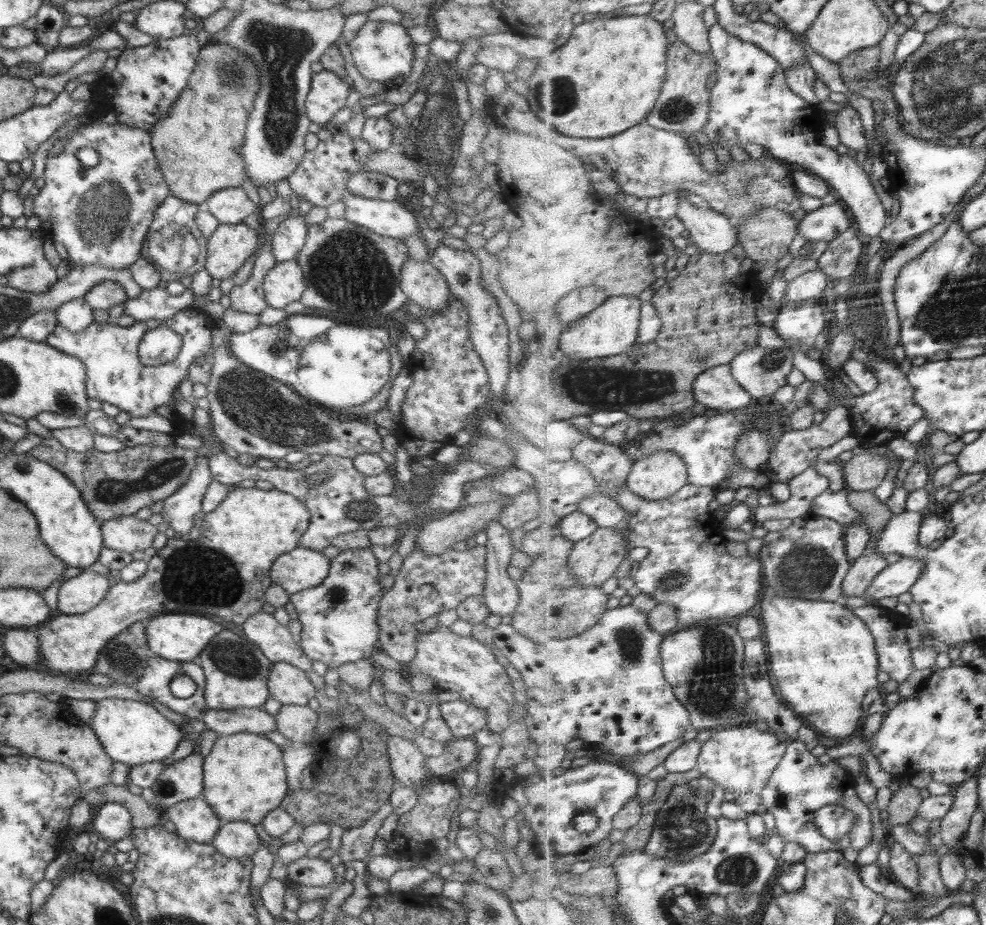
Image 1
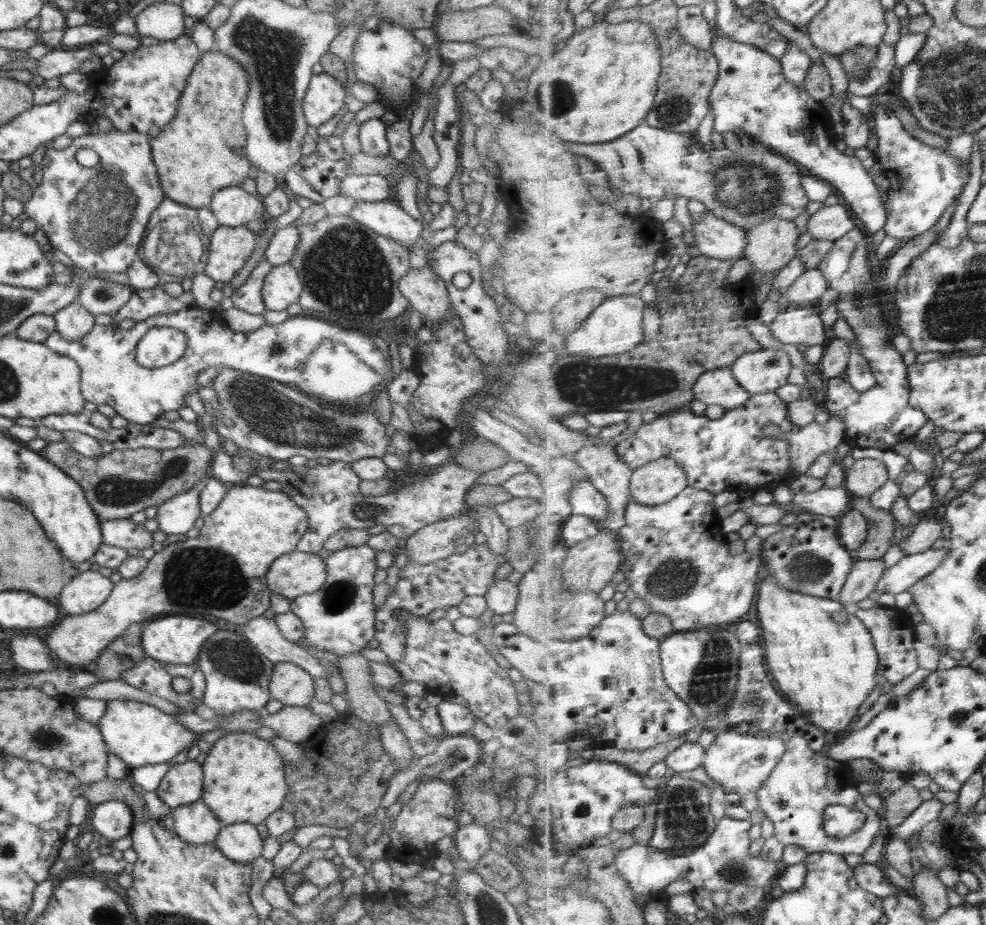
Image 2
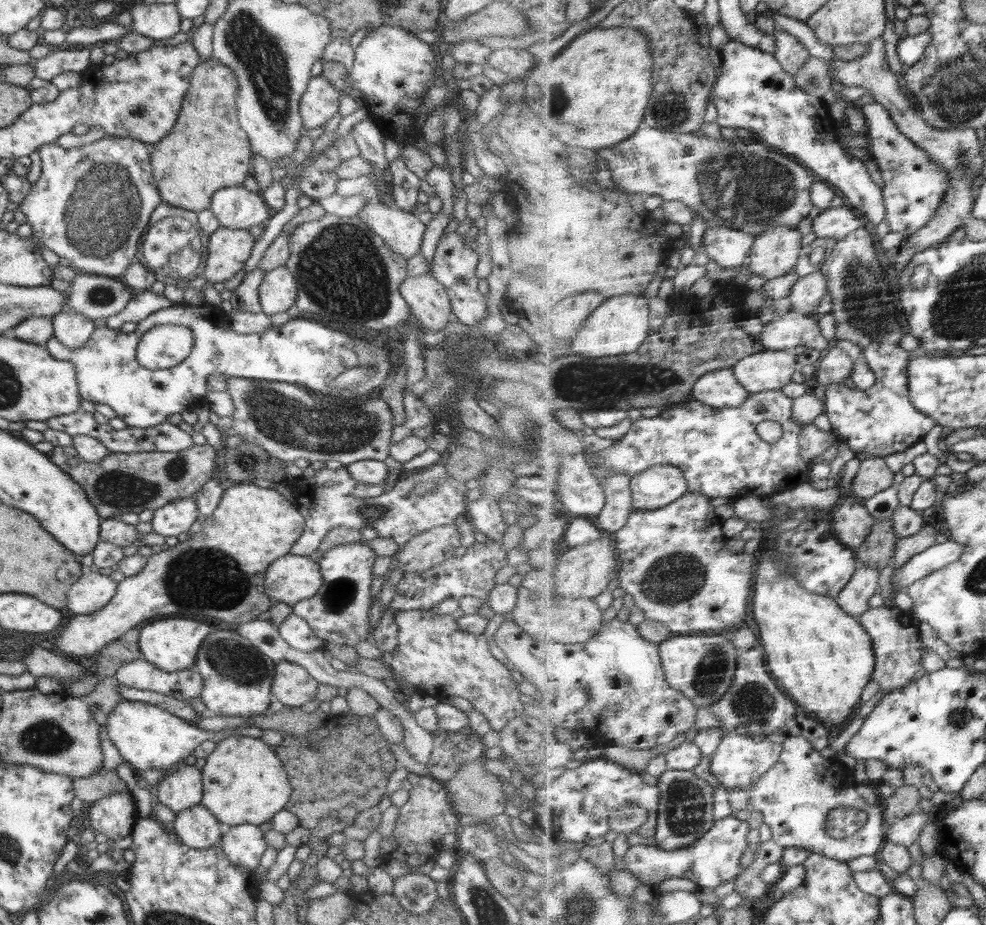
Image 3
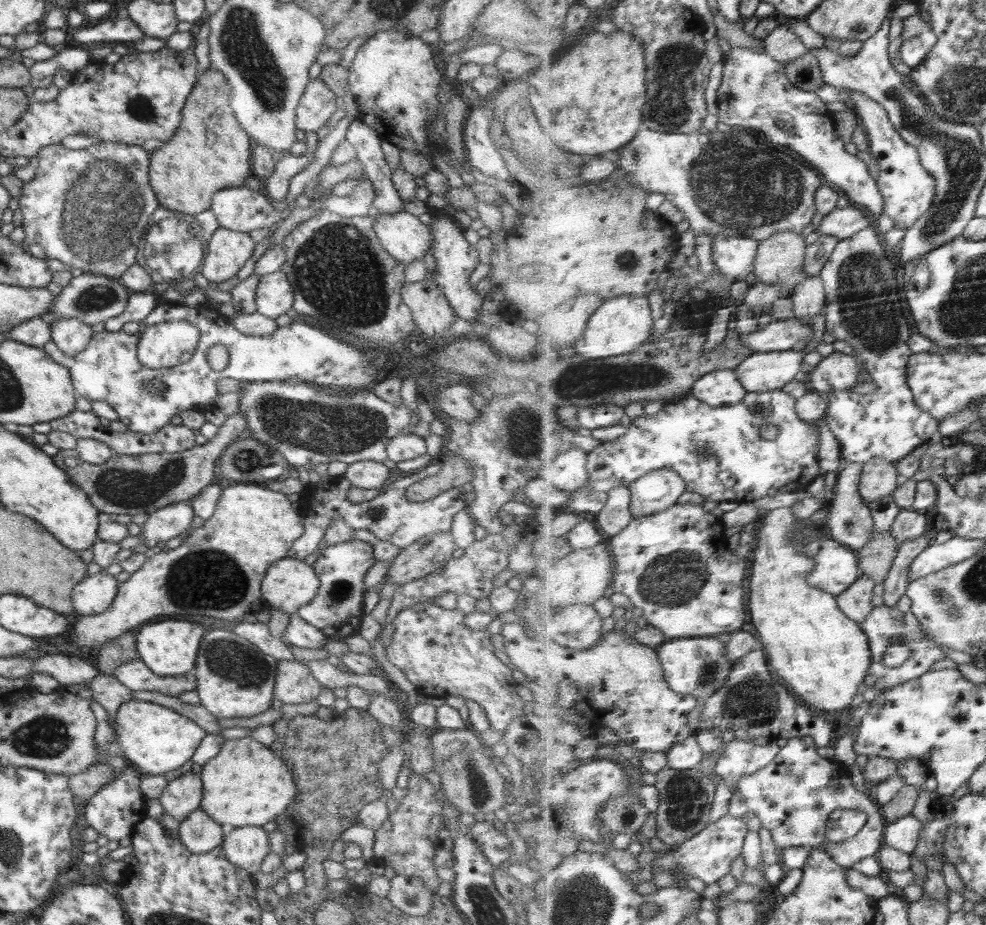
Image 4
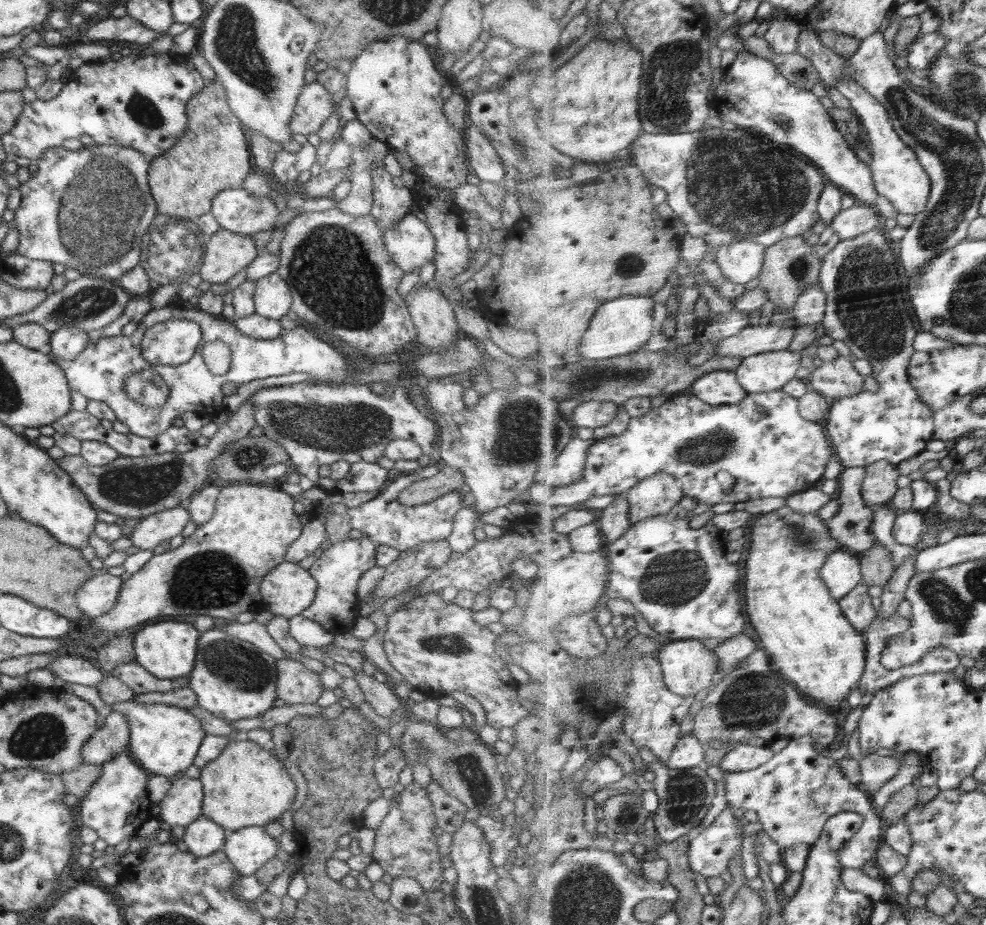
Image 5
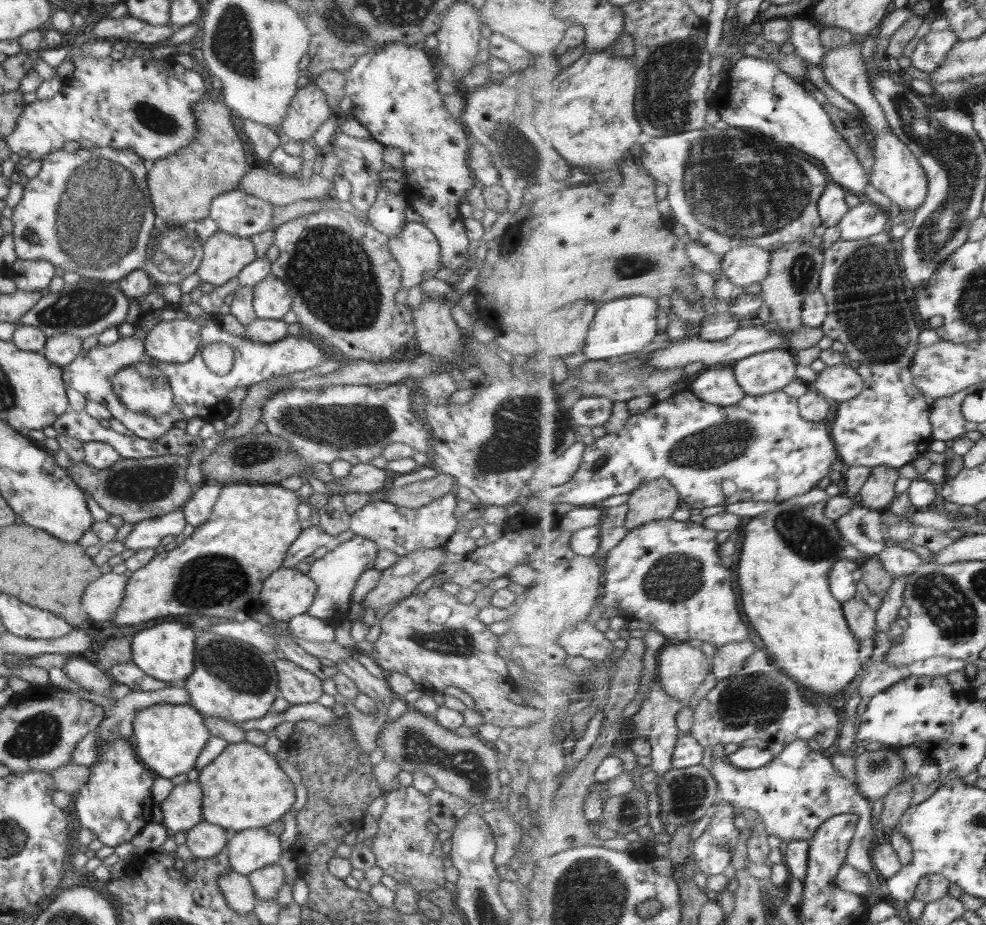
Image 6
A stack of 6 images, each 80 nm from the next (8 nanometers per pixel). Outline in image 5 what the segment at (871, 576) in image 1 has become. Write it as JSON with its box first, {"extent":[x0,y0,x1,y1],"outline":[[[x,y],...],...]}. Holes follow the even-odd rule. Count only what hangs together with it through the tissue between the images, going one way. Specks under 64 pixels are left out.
{"extent":[839,582,879,634],"outline":[[[866,582],[860,583],[848,596],[839,599],[844,613],[854,623],[856,630],[866,634],[870,626],[876,622],[879,610],[872,604],[870,585]]]}

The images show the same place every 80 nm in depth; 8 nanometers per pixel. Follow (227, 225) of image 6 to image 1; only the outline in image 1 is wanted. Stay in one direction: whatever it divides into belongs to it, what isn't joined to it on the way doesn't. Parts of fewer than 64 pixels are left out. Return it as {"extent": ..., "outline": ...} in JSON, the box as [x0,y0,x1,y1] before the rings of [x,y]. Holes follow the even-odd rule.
{"extent":[204,187,259,225],"outline":[[[242,187],[218,189],[204,203],[210,214],[221,223],[229,225],[242,223],[244,218],[257,212],[259,207],[246,195]]]}

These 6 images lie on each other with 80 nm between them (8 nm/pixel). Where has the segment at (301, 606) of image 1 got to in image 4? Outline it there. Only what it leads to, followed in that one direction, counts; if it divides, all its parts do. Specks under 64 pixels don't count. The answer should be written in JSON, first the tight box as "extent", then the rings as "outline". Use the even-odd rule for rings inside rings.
{"extent":[297,539,376,641],"outline":[[[353,539],[341,544],[330,545],[320,551],[320,556],[312,565],[319,578],[320,586],[312,602],[304,604],[297,612],[300,619],[318,628],[328,639],[342,641],[347,636],[359,634],[364,617],[364,577],[376,561],[372,546],[362,540]]]}

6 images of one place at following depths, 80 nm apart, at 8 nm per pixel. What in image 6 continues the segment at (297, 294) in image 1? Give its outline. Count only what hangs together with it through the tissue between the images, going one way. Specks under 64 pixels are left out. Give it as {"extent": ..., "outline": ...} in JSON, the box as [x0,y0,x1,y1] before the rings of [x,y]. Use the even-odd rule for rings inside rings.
{"extent":[253,274,292,320],"outline":[[[274,274],[253,286],[253,309],[258,318],[282,320],[290,312],[292,301],[287,286]]]}

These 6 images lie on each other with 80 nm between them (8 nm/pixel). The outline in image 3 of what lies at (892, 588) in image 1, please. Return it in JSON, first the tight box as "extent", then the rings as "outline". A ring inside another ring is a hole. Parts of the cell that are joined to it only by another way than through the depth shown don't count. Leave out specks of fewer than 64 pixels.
{"extent":[891,538,966,589],"outline":[[[950,538],[948,542],[932,546],[926,552],[914,556],[906,566],[894,572],[891,582],[895,586],[907,589],[930,573],[960,561],[964,554],[966,547]]]}

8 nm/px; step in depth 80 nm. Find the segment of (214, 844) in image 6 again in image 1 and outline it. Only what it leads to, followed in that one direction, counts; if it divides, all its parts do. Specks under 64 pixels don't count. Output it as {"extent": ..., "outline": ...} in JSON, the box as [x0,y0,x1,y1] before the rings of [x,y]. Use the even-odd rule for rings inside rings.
{"extent":[166,796,223,844],"outline":[[[202,796],[177,802],[166,808],[166,814],[182,838],[200,844],[211,844],[223,823]]]}

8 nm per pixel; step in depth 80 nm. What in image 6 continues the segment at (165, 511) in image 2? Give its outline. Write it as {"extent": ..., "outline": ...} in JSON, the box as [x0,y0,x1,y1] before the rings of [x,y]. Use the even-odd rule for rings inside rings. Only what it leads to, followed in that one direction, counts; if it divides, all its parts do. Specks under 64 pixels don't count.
{"extent":[123,510,186,550],"outline":[[[177,510],[175,512],[151,517],[133,524],[132,531],[123,540],[126,550],[155,549],[165,537],[177,537],[186,528],[184,514]]]}

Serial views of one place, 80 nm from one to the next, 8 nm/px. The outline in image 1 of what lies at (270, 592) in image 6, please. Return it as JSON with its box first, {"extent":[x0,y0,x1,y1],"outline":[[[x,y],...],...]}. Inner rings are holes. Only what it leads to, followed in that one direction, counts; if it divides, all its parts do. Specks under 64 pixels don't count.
{"extent":[271,547,330,593],"outline":[[[297,547],[273,562],[271,581],[287,593],[318,586],[329,575],[330,559],[321,552]]]}

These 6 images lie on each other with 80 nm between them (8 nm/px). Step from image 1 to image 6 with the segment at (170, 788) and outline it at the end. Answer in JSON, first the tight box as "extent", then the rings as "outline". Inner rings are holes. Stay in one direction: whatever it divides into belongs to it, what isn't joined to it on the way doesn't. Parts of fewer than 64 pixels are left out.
{"extent":[161,781,203,835],"outline":[[[198,781],[174,785],[169,796],[161,802],[163,825],[171,835],[187,832],[203,820],[202,795]]]}

